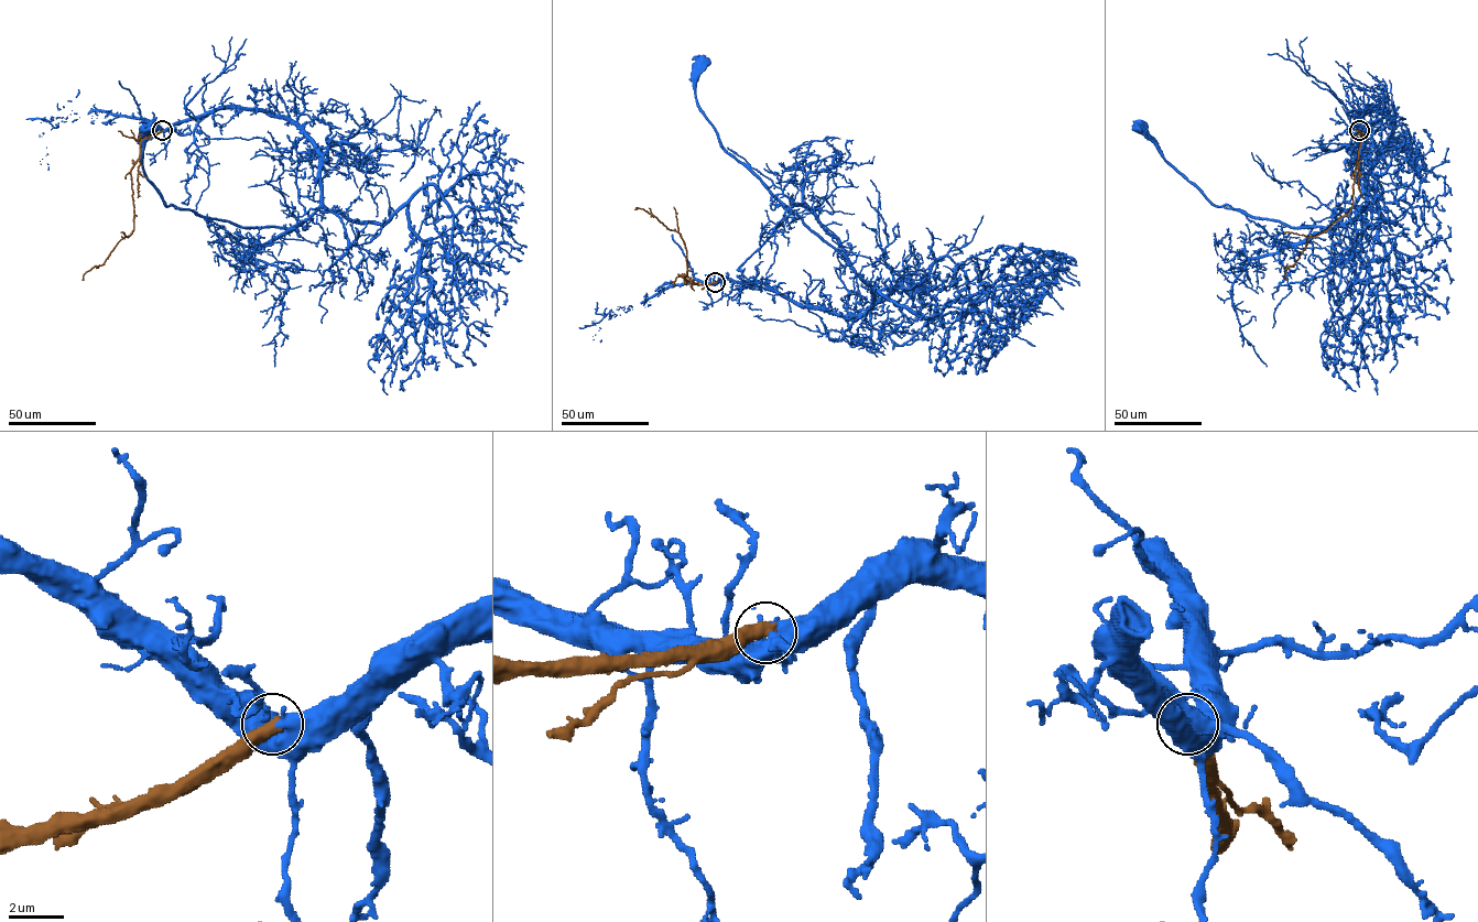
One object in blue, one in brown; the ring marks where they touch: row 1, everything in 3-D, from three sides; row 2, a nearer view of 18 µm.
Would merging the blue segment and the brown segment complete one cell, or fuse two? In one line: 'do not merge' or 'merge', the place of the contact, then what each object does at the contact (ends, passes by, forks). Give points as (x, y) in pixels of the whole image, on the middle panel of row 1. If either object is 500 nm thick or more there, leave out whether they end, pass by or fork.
merge; place (715, 282)

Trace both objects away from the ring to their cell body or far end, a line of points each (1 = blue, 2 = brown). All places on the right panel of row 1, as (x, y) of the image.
1: (1359, 129), (1365, 108), (1381, 109), (1392, 140), (1366, 182), (1366, 206), (1325, 228), (1214, 205), (1141, 128)
2: (1359, 130), (1361, 141), (1351, 209), (1327, 229), (1308, 238), (1297, 260), (1285, 270), (1286, 279)

